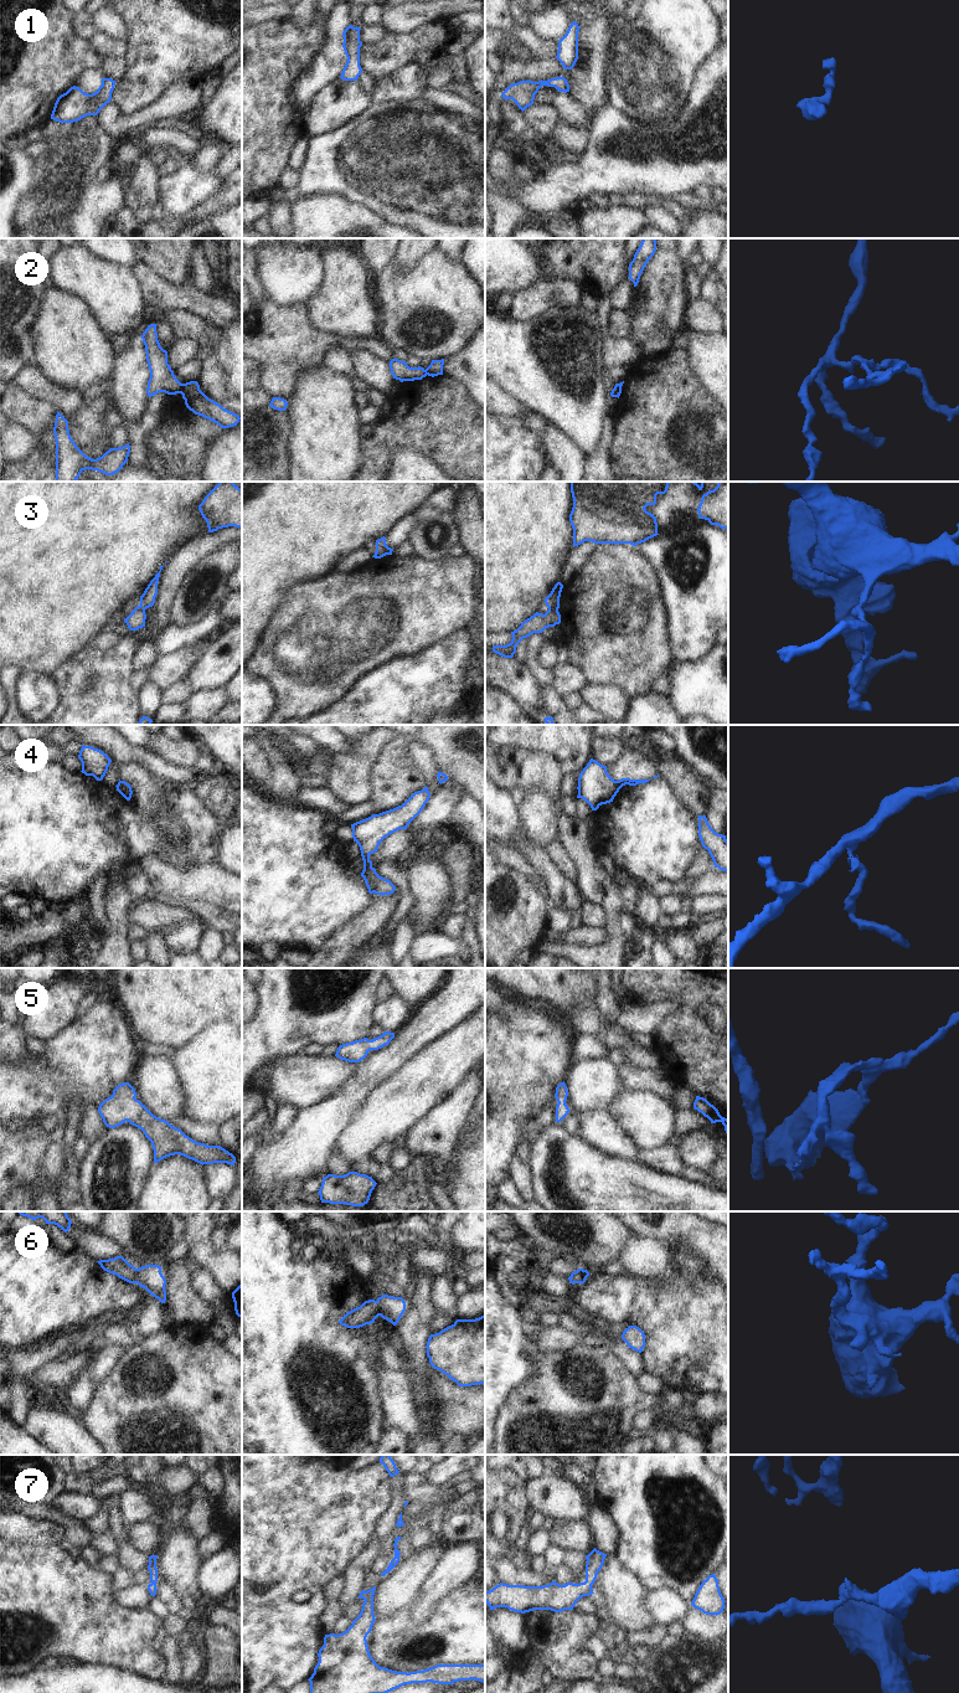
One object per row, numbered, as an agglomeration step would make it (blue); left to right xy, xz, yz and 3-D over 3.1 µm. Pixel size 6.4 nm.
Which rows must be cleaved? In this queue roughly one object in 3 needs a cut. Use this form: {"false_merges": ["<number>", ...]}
{"false_merges": ["2", "3", "4"]}

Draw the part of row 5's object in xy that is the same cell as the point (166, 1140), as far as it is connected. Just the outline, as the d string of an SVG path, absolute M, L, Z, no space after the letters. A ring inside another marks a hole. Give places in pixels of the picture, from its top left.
M129 1082L119 1084L113 1095L98 1107L103 1122L115 1128L127 1121L140 1128L151 1142L154 1163L180 1154L200 1164L227 1163L234 1165L236 1157L221 1146L198 1143L167 1121L154 1116L139 1100Z

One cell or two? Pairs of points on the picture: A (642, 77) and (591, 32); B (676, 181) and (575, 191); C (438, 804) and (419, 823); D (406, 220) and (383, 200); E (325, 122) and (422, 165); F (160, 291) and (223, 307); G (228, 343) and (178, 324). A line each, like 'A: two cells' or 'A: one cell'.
A: two cells
B: one cell
C: one cell
D: one cell
E: two cells
F: one cell
G: two cells

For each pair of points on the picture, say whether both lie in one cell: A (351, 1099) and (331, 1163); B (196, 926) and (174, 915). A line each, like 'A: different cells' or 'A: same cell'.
A: different cells
B: different cells

